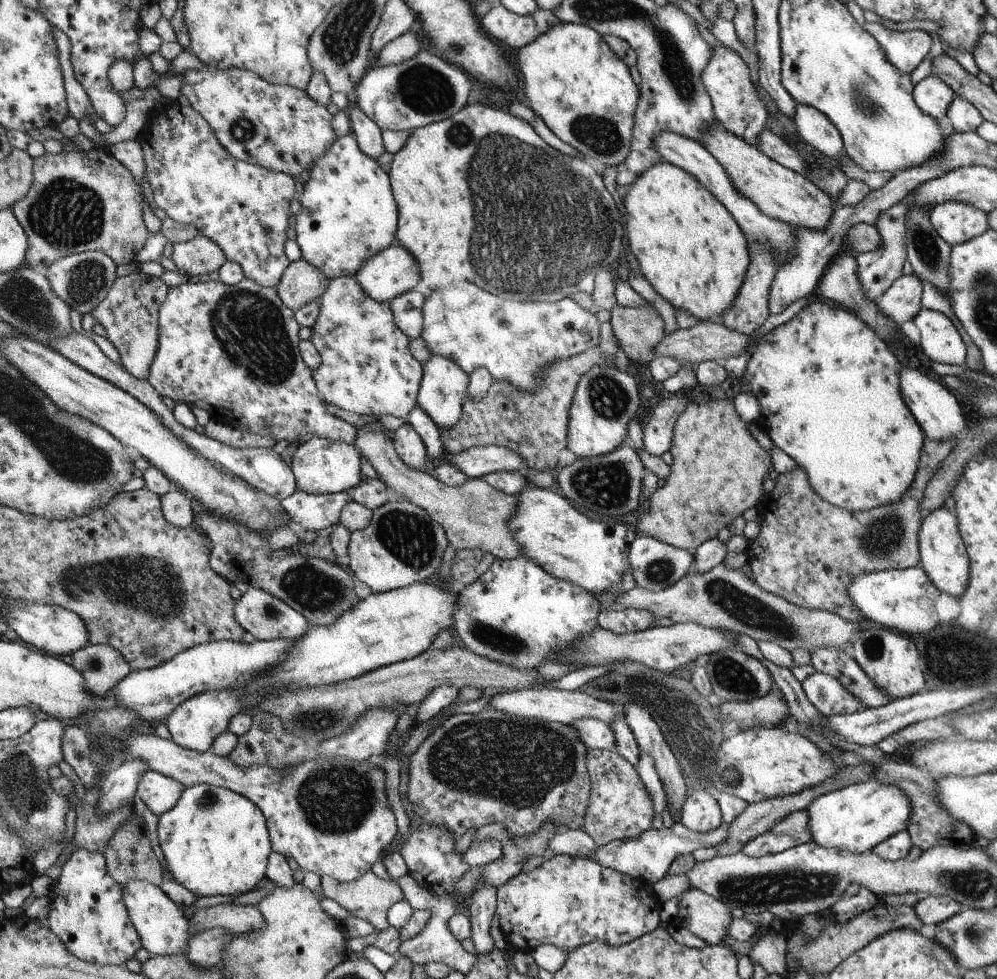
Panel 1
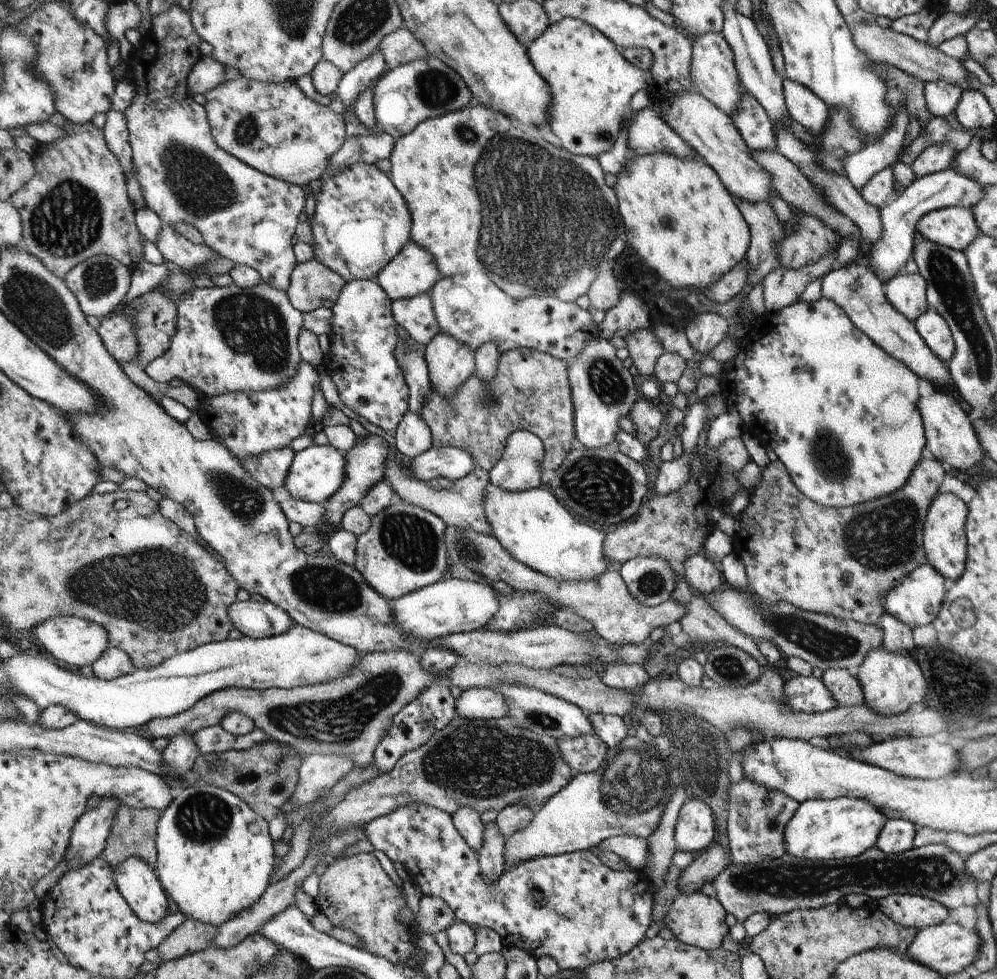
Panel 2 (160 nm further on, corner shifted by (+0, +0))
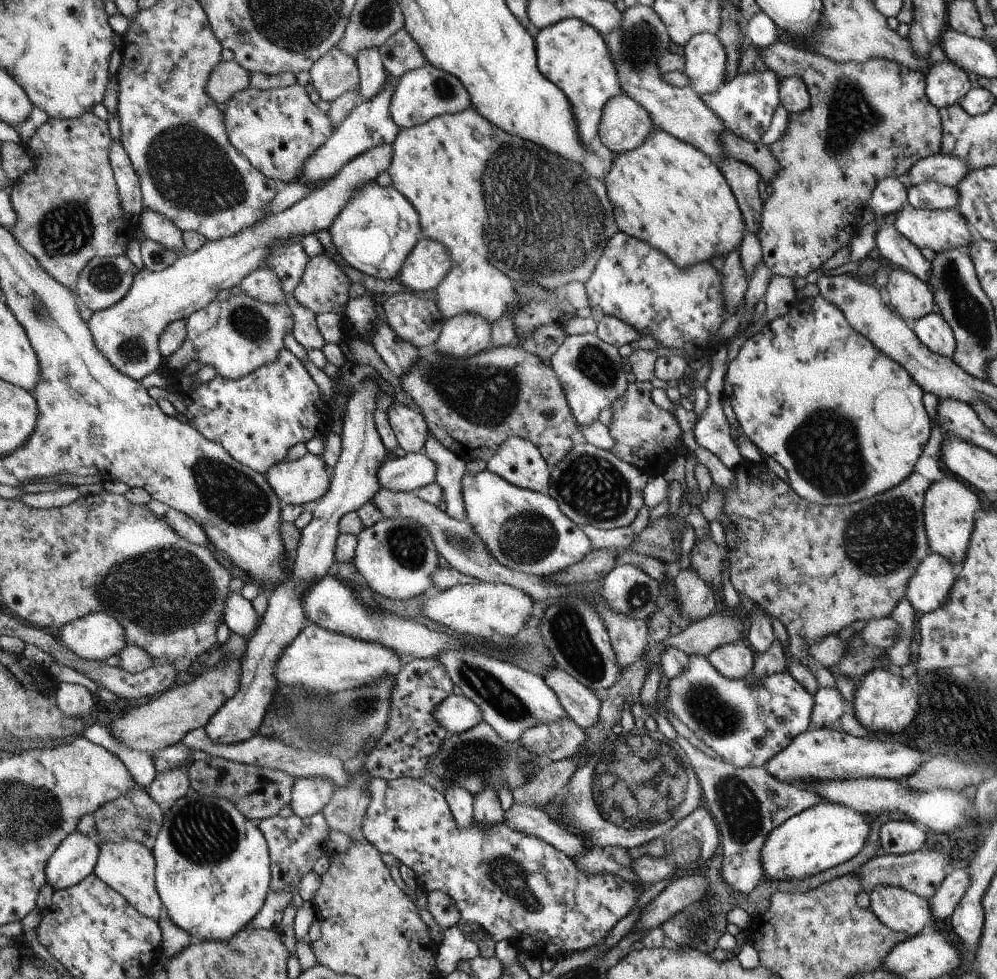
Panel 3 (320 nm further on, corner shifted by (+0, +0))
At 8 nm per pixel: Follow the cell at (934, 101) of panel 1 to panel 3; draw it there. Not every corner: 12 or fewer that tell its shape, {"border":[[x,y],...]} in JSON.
{"border":[[930,61],[928,100],[941,109],[971,89],[968,73],[949,61]]}

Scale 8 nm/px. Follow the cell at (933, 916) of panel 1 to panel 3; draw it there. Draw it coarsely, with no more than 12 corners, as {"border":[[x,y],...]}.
{"border":[[892,885],[869,892],[870,909],[914,937],[934,929],[927,899]]}

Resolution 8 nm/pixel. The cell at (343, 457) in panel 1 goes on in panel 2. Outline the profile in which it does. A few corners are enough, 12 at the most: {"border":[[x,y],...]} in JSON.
{"border":[[334,444],[295,452],[283,486],[324,504],[343,486],[346,455]]}

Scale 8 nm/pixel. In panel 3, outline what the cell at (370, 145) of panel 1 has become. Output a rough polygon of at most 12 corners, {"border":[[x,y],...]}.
{"border":[[379,47],[355,56],[358,94],[370,100],[383,89],[386,69]]}

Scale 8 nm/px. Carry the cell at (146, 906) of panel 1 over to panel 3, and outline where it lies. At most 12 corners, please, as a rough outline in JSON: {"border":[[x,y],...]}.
{"border":[[99,839],[94,869],[140,914],[158,921],[154,850]]}

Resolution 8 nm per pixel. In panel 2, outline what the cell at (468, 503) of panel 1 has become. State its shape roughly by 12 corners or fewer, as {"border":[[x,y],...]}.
{"border":[[389,458],[396,500],[424,507],[450,526],[492,535],[483,509],[489,475],[476,464],[435,491]]}

